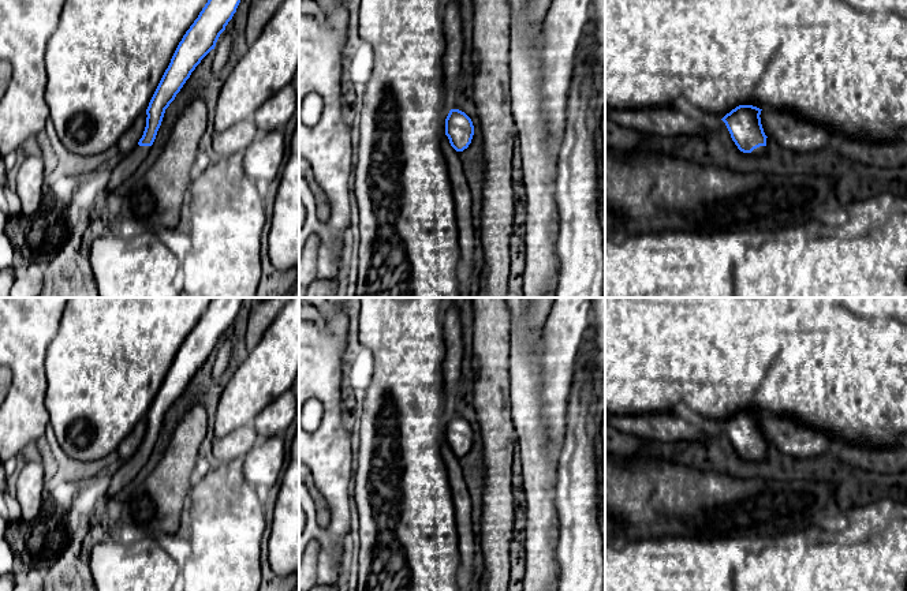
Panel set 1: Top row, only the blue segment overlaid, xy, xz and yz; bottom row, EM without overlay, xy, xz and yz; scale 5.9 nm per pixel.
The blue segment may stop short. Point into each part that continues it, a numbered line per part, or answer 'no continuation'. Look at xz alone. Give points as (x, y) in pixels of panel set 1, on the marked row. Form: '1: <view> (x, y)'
no continuation

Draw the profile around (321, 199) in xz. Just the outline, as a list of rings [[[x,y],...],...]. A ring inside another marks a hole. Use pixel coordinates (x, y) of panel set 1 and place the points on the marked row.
[[[305,160],[299,161],[299,175],[309,182],[309,187],[314,195],[318,212],[322,217],[326,217],[331,213],[328,197],[318,182],[314,179],[311,167]]]

